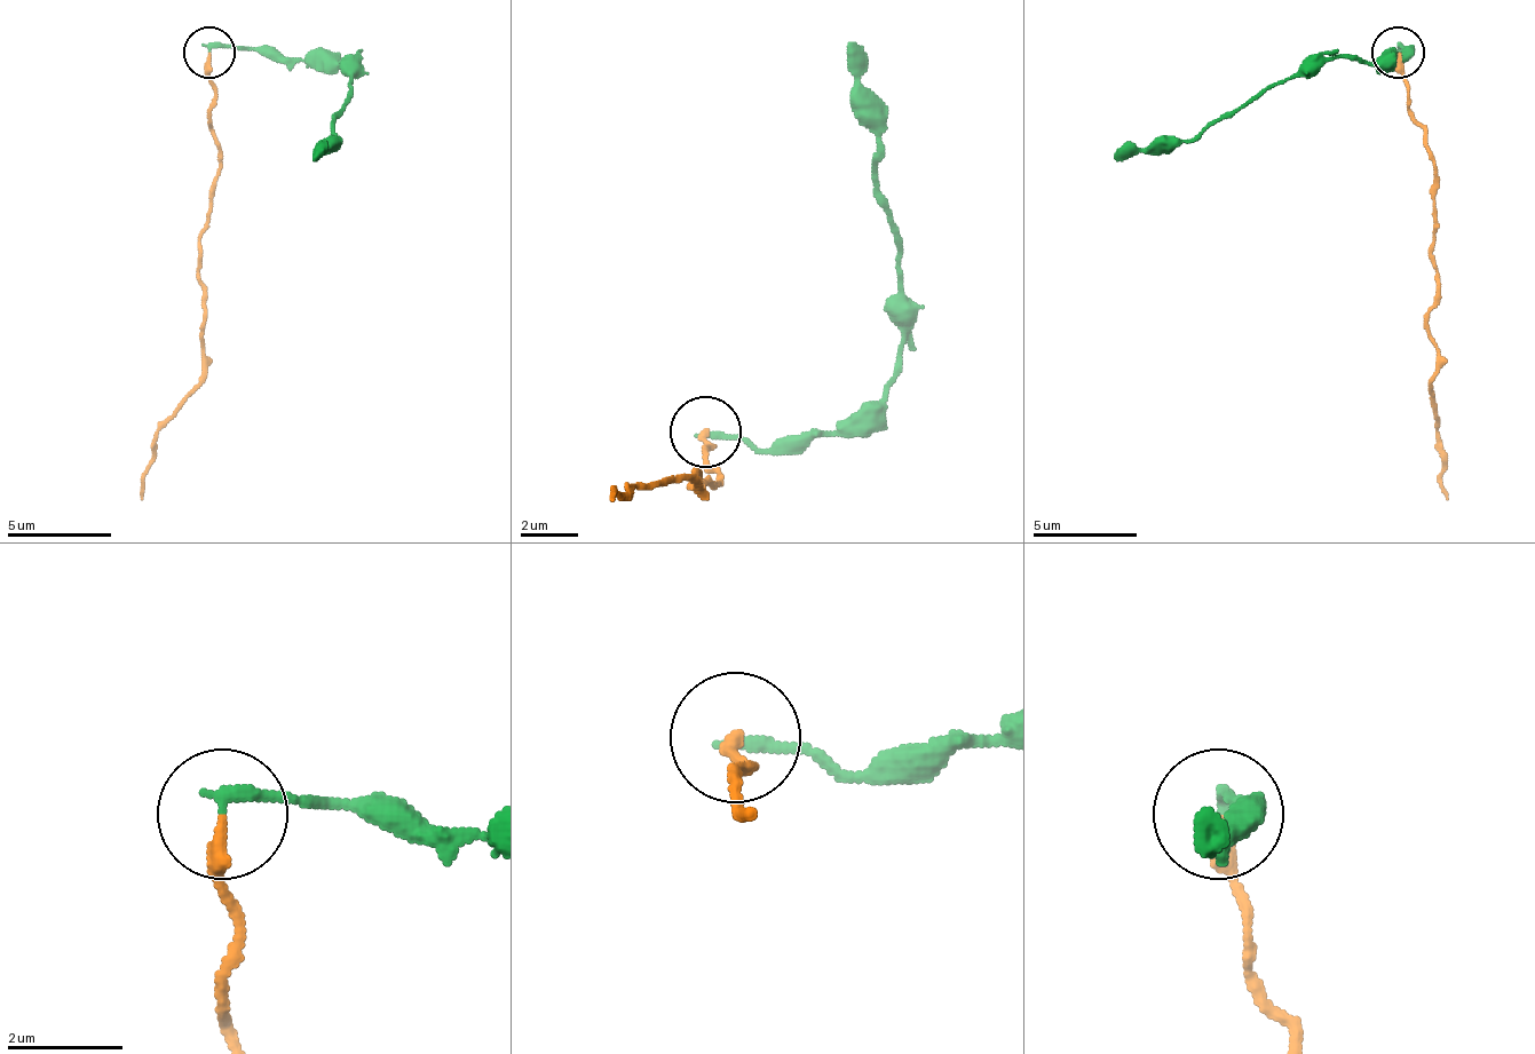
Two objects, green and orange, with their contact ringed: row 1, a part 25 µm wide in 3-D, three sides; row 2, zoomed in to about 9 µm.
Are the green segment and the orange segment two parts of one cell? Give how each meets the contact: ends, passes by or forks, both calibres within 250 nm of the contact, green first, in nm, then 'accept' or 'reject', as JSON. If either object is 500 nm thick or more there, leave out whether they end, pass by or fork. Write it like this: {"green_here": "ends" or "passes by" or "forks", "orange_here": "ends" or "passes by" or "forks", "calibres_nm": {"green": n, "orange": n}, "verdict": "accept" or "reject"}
{"green_here": "ends", "orange_here": "ends", "calibres_nm": {"green": 220, "orange": 260}, "verdict": "reject"}

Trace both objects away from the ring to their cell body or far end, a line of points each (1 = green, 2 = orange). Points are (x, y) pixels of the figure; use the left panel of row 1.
1: (208, 54), (276, 48), (286, 58), (354, 58), (333, 142), (313, 158)
2: (208, 54), (219, 163), (198, 240), (203, 381), (156, 434), (140, 501)

